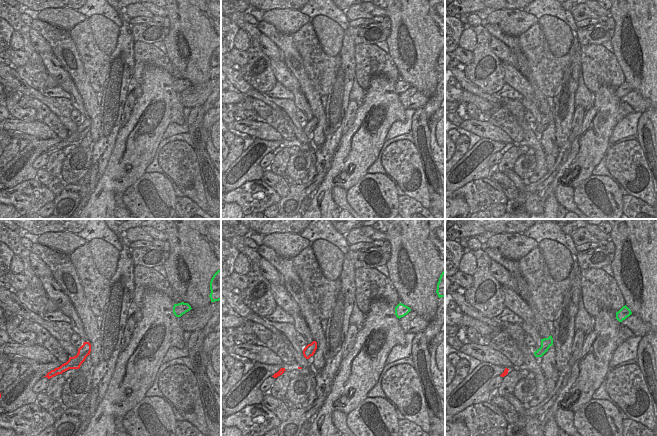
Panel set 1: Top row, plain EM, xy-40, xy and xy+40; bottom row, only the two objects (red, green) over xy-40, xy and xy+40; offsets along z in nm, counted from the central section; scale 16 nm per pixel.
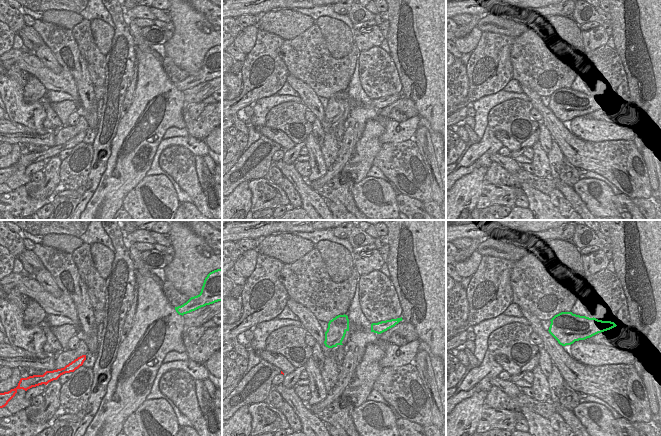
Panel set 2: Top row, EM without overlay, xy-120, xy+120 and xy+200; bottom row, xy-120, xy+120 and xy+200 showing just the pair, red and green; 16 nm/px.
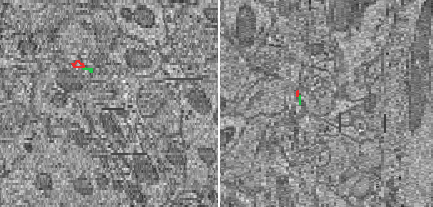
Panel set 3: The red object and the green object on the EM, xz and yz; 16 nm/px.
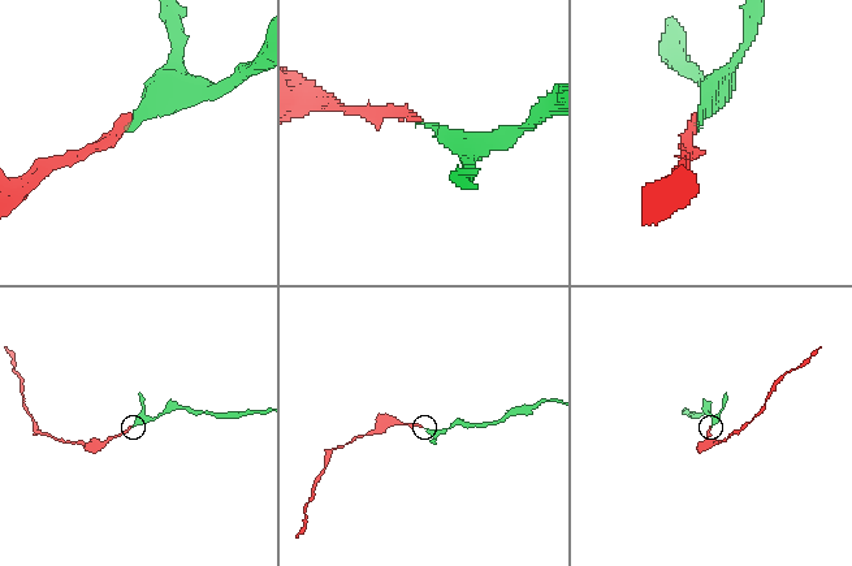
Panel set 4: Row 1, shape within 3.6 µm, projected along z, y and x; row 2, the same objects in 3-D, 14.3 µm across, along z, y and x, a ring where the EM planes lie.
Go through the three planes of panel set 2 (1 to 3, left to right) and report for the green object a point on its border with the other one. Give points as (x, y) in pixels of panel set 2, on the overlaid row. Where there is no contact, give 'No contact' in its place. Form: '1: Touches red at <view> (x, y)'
1: No contact
2: No contact
3: No contact.

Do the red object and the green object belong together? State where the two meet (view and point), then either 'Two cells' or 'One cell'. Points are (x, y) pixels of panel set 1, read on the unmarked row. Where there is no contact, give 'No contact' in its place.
No contact. One cell.

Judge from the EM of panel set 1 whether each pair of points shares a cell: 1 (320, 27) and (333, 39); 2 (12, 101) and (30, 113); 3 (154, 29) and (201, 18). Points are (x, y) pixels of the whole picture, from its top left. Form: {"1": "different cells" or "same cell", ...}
{"1": "same cell", "2": "same cell", "3": "different cells"}

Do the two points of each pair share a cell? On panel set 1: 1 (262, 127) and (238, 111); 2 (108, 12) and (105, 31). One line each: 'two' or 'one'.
1: two
2: two

